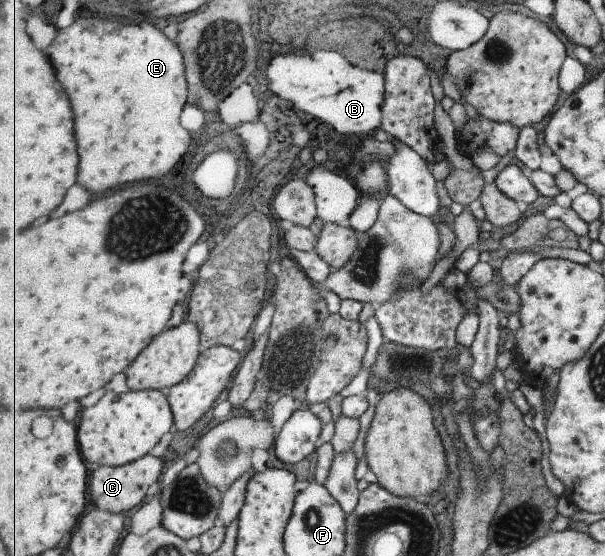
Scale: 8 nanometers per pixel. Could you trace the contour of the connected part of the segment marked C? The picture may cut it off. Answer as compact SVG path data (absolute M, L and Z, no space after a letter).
M146 455L137 461L121 467L98 467L92 475L91 495L93 505L111 513L130 512L136 506L140 506L150 490L152 484L158 483L158 480L165 479L162 474L164 463L166 460L155 457L154 455Z

